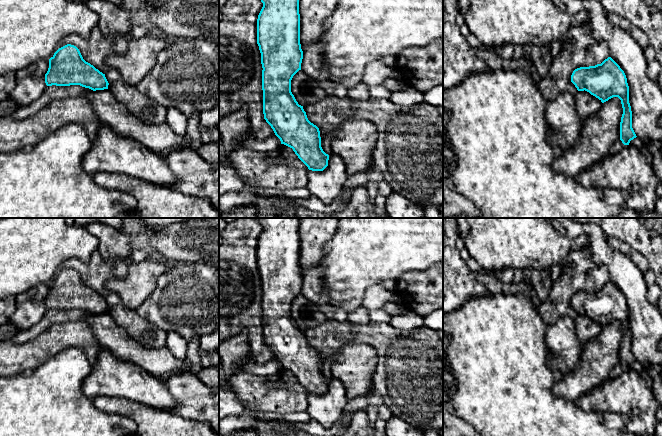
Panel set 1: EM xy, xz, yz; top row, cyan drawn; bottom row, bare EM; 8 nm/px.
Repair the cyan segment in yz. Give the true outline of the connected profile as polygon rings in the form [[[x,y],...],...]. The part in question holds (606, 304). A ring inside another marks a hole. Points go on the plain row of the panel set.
[[[608,281],[601,288],[580,291],[573,295],[571,306],[578,315],[587,315],[602,327],[613,321],[621,324],[623,338],[620,346],[620,364],[624,369],[636,362],[632,352],[632,335],[629,327],[629,310],[624,295]]]

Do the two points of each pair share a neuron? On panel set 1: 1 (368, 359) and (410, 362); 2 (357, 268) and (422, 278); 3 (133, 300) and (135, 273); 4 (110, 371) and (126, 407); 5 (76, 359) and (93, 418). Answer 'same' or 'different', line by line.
1: different
2: different
3: same
4: different
5: same

